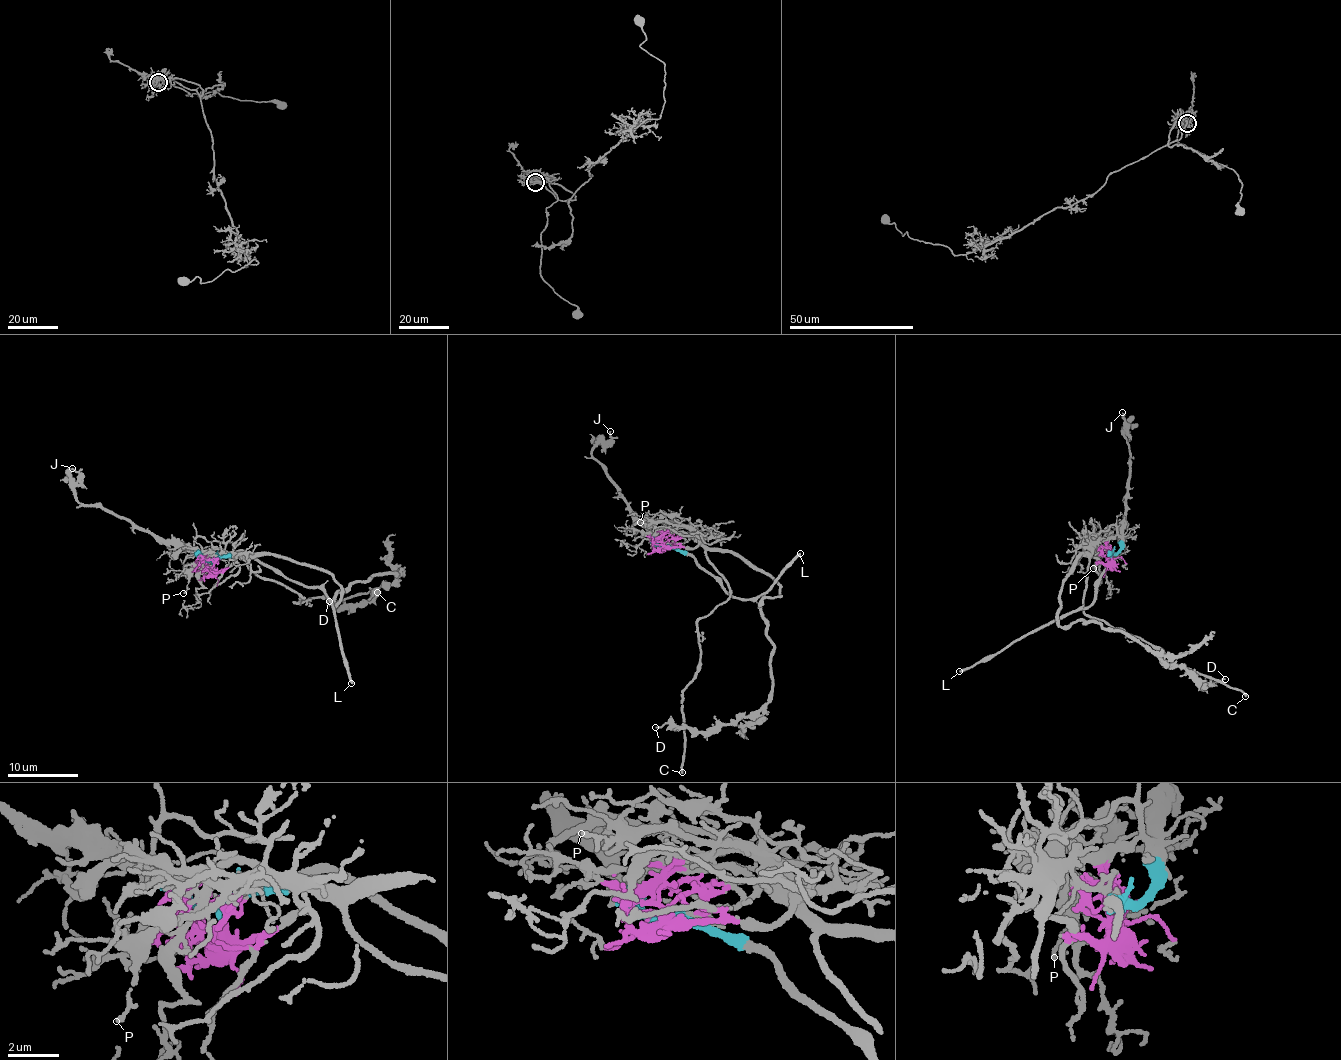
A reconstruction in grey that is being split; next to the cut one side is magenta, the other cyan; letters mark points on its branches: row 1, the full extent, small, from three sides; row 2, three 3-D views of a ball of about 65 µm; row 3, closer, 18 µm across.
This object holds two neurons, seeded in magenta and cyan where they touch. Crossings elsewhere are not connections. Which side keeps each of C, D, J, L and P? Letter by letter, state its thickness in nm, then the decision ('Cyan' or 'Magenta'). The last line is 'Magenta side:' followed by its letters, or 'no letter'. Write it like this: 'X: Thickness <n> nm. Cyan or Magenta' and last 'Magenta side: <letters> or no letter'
C: Thickness 240 nm. Magenta
D: Thickness 140 nm. Magenta
J: Thickness 140 nm. Cyan
L: Thickness 240 nm. Cyan
P: Thickness 90 nm. Magenta
Magenta side: C, D, P

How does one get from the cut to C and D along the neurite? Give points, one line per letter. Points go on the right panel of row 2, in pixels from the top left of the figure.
C: (1112, 558), (1100, 564), (1090, 555), (1083, 591), (1084, 611), (1159, 647), (1179, 665), (1240, 690), (1245, 696)
D: (1112, 558), (1073, 559), (1061, 580), (1062, 626), (1082, 620), (1128, 633), (1198, 682), (1226, 678)

